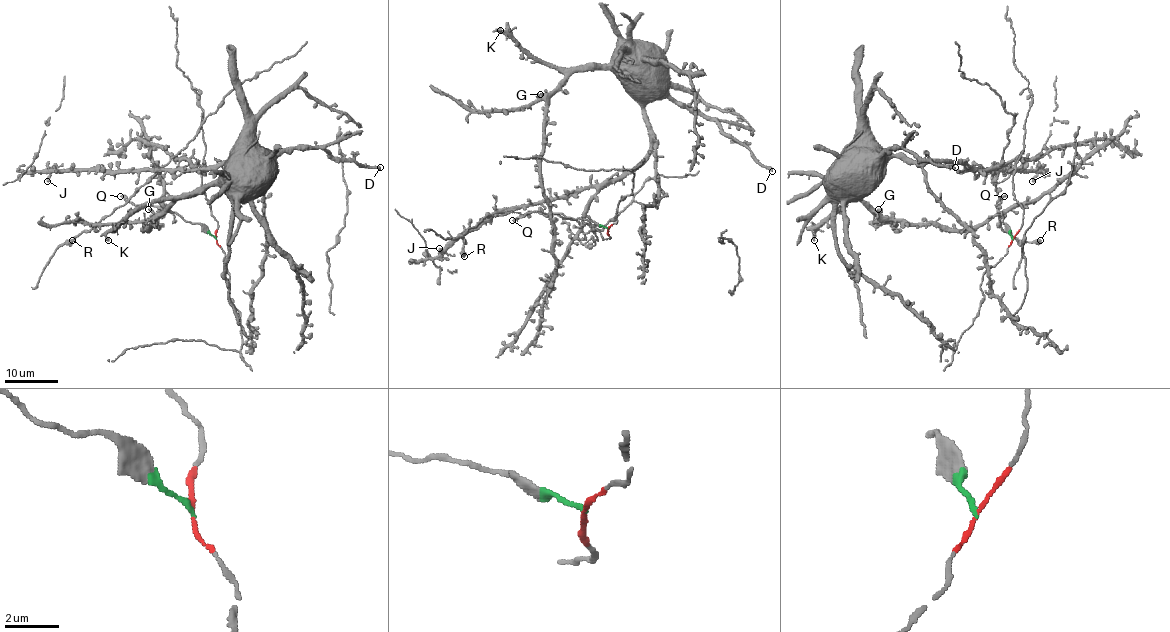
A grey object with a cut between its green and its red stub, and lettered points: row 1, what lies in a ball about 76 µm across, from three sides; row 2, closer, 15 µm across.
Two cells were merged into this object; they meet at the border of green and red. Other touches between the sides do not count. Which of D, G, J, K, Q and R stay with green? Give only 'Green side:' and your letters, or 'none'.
Green side: Q, R

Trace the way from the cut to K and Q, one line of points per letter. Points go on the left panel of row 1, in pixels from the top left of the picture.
K: (216, 238), (192, 157), (197, 169), (254, 157), (217, 182), (143, 204), (108, 241)
Q: (216, 238), (198, 223), (182, 219), (169, 210), (133, 205), (120, 196)

